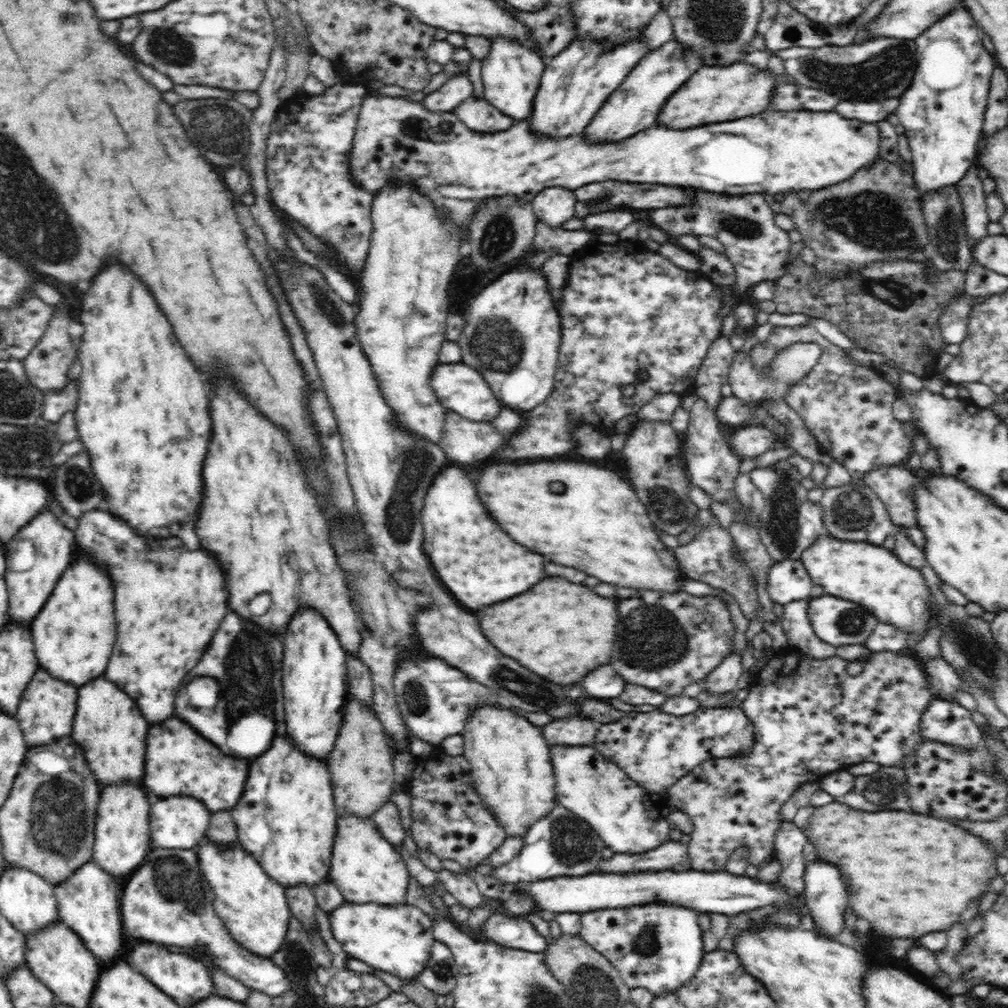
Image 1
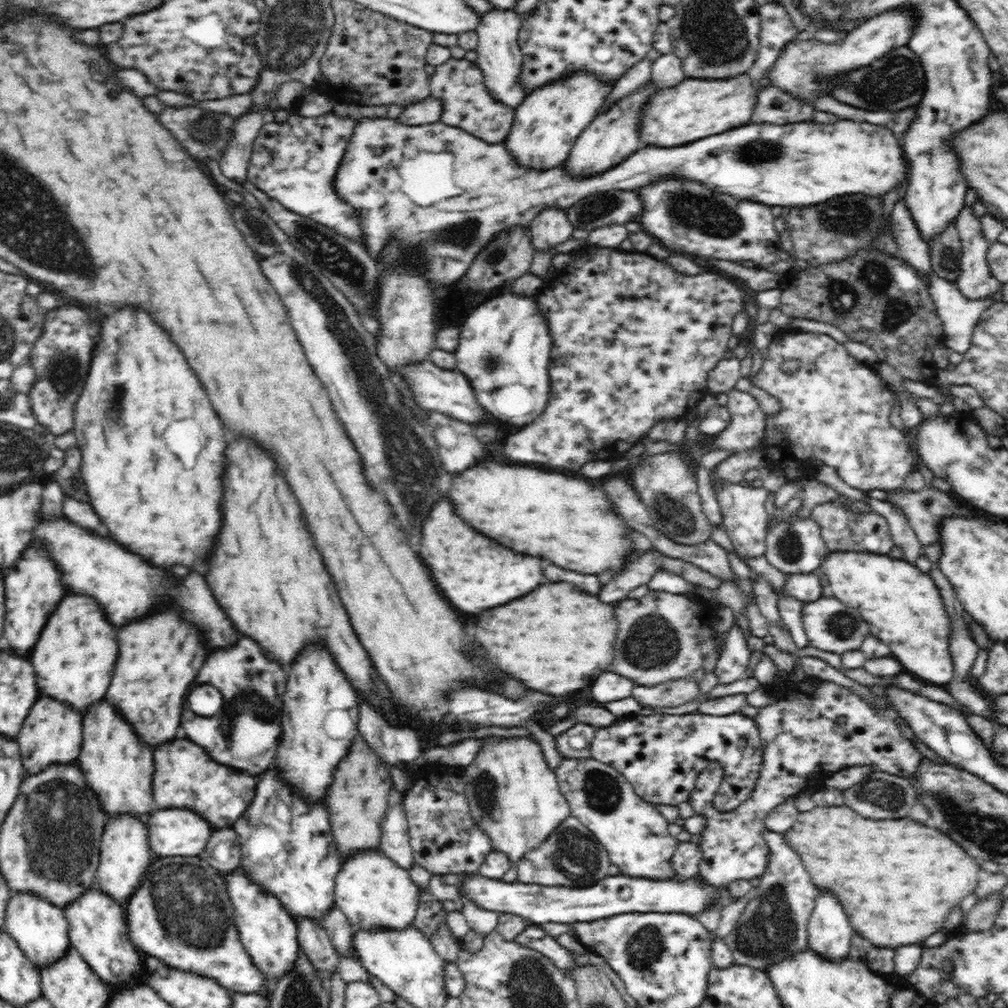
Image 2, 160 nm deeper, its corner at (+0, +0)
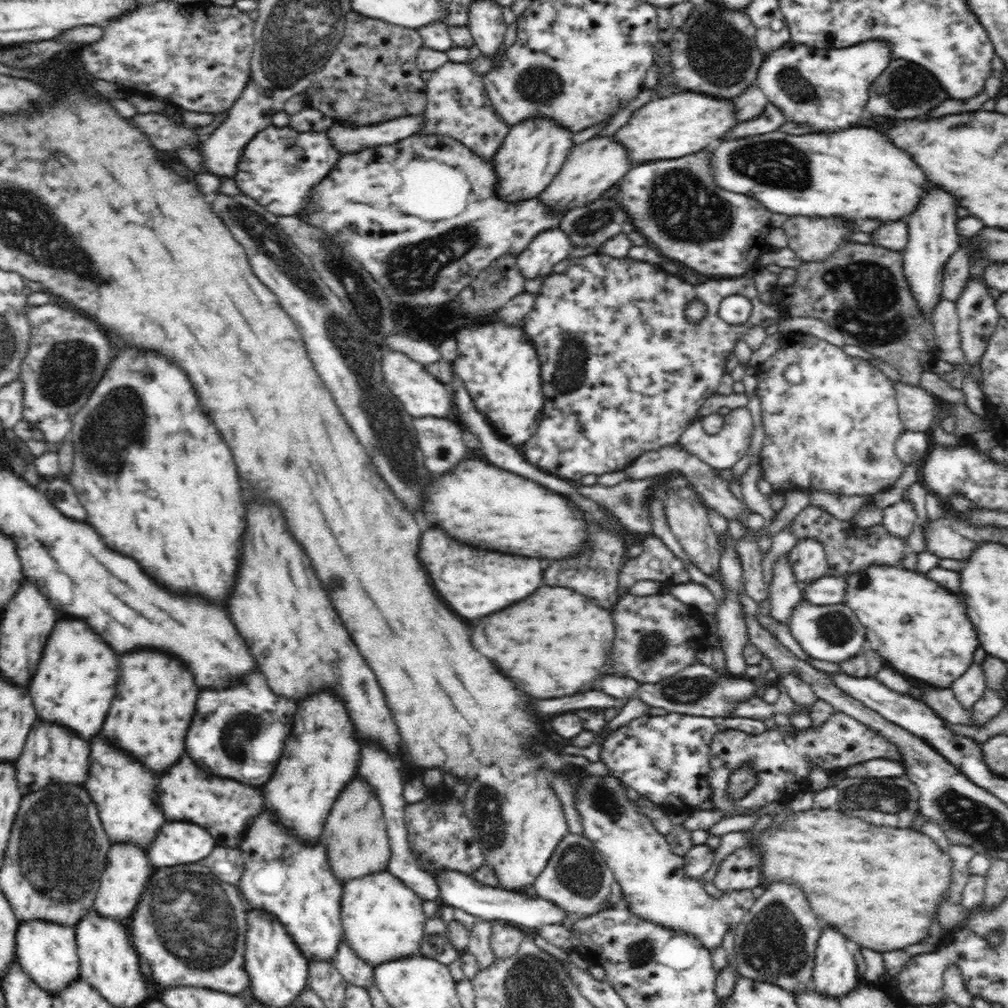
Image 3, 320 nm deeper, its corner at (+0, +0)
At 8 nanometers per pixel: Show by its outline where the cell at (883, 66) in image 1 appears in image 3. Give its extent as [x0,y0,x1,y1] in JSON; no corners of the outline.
[865,58,948,119]

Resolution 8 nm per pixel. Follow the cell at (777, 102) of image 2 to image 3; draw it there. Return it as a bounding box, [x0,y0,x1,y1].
[720,102,786,140]

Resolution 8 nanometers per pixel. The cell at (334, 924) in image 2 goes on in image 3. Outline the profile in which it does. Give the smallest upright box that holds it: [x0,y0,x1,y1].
[334,938,376,989]

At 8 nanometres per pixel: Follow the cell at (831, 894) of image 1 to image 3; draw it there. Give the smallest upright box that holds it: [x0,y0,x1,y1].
[812,928,858,998]

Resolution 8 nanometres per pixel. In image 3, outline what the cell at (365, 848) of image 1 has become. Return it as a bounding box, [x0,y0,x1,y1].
[341,871,428,969]

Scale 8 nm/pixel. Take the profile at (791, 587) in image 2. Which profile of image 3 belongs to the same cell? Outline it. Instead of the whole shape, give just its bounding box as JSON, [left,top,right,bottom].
[802,574,846,606]

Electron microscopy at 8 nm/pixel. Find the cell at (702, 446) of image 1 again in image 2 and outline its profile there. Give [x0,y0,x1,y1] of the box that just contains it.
[714,480,770,558]

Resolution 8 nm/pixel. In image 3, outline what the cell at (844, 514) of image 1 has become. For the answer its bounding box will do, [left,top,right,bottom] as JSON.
[786,506,910,576]

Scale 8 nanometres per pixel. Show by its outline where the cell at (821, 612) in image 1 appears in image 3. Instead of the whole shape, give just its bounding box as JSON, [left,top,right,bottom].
[787,599,868,664]

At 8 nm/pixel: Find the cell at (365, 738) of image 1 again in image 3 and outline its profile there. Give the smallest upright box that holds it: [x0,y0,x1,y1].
[322,776,391,886]

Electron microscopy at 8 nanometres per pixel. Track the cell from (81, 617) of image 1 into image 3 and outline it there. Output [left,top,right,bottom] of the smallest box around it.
[28,618,118,743]

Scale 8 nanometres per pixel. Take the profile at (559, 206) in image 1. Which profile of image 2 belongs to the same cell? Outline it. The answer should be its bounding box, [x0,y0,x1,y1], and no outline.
[528,208,575,250]

